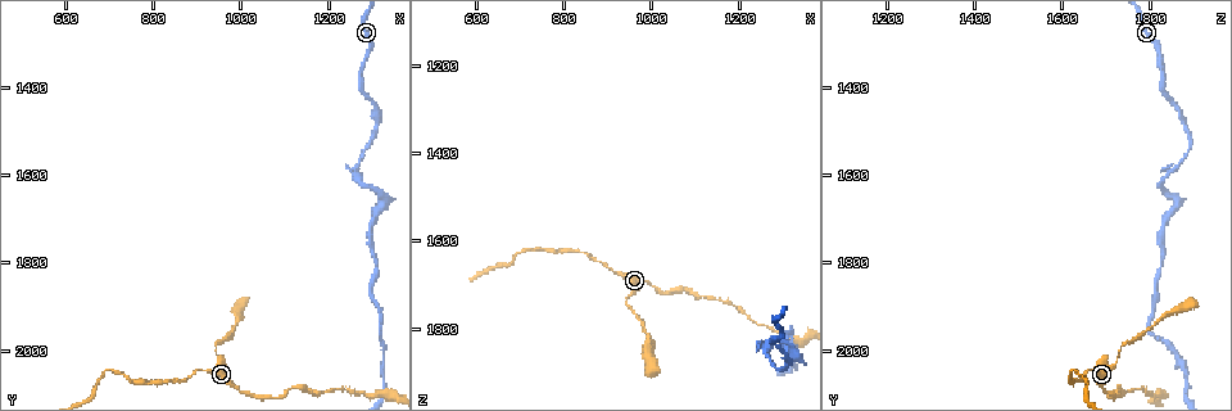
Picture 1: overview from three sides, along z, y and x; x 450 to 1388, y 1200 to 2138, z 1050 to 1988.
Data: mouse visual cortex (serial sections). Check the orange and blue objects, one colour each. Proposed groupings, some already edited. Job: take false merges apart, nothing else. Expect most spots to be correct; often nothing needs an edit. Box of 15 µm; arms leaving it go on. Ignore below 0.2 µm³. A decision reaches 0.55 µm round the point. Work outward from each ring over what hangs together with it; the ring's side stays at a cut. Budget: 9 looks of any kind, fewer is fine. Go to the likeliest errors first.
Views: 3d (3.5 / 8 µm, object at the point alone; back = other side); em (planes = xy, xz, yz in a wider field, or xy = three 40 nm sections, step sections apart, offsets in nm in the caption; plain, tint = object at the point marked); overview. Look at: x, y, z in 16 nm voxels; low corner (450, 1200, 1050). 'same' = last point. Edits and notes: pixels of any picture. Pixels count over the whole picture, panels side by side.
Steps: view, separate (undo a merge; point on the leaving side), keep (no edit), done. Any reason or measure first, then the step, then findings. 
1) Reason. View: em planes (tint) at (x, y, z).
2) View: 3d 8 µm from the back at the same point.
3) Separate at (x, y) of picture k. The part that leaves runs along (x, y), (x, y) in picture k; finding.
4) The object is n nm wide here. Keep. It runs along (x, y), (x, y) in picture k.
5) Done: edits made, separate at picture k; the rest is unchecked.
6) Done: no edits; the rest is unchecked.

Sharp bend. View: 3d 3.5 µm at (690, 2045, 1635).

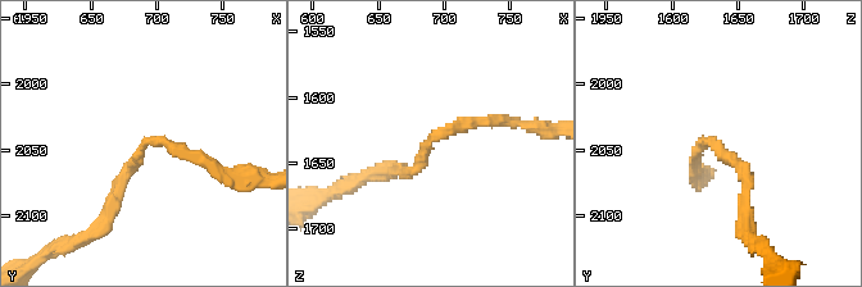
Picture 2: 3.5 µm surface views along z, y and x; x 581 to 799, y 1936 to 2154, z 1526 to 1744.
The arms are 150, 150 nm wide; now the EM. View: em planes (tint) at (692, 2044, 1630).

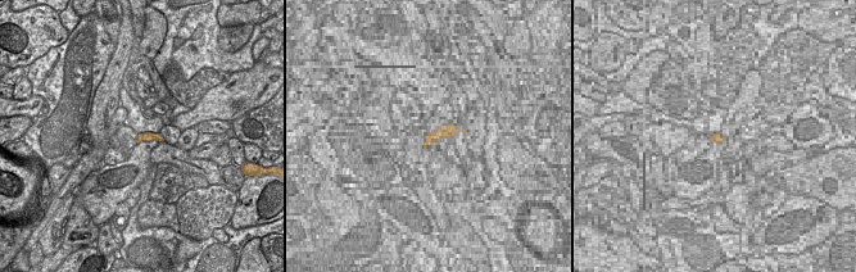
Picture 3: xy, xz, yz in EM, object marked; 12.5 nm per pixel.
Keep. It runs along (507, 122), (444, 128), (425, 162), (400, 168) in picture 2; continuous, no second cell.

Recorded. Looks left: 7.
Sharp bend. View: 3d 3.5 µm from the back at (1330, 1665, 1860).

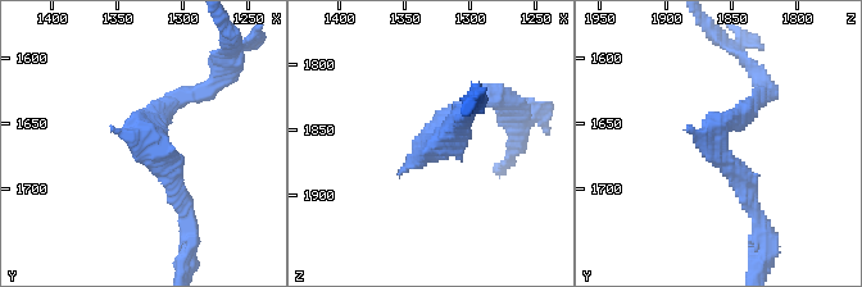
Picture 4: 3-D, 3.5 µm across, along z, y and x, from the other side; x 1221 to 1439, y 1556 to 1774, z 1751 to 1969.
Need the tissue. View: em xy step 1 (tint) at (1326, 1660, 1862).

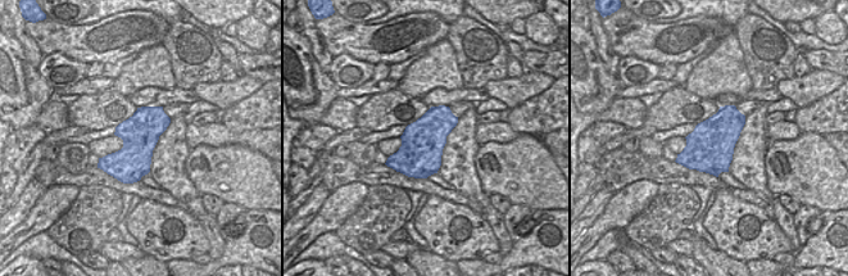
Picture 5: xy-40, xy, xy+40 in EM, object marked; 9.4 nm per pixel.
Keep. It runs along (762, 94), (713, 137), (752, 204) in picture 4; all the same cell.

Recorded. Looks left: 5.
Sharp bend. View: 3d 3.5 µm at (1320, 1950, 1800).

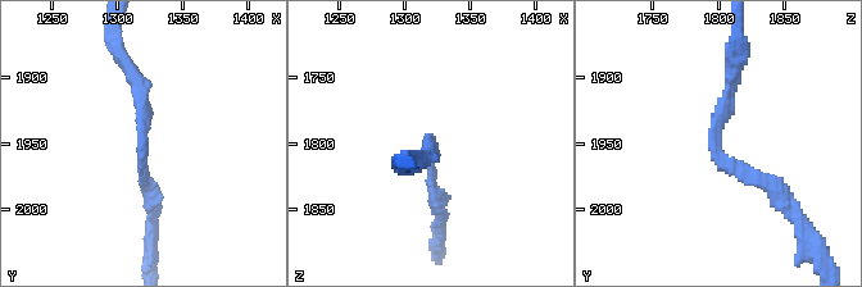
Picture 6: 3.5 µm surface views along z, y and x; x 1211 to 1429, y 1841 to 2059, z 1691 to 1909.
The arms are 150, 200 nm wide. View: em xy step 3 (tint) at (1320, 1952, 1796).

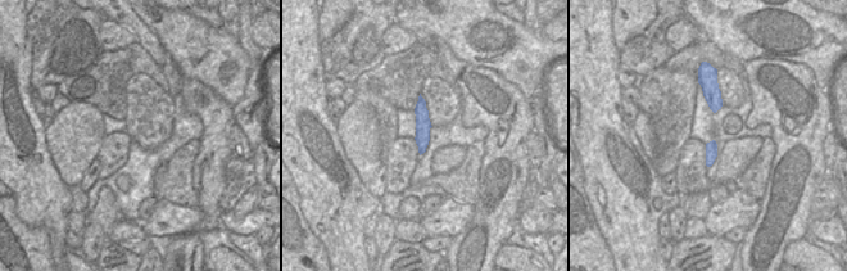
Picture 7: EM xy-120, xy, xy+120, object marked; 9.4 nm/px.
Keep. It runs along (421, 102), (421, 149) in picture 7; continuous, no second cell.

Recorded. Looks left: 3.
A narrow waist. View: 3d 8 µm at (1190, 2090, 1750).

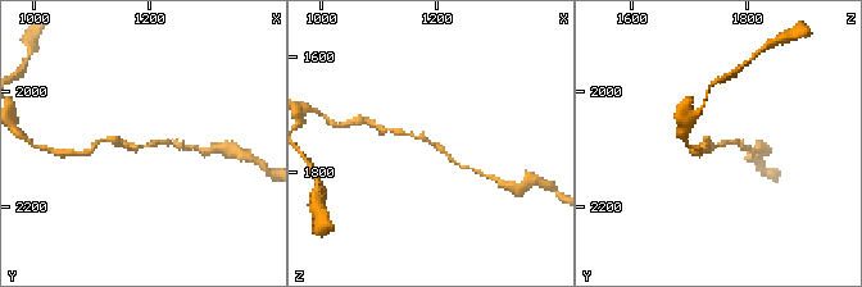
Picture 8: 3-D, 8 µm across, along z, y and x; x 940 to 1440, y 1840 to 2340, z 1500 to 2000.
Zoom in. View: 3d 3.5 µm at (1195, 2100, 1750).

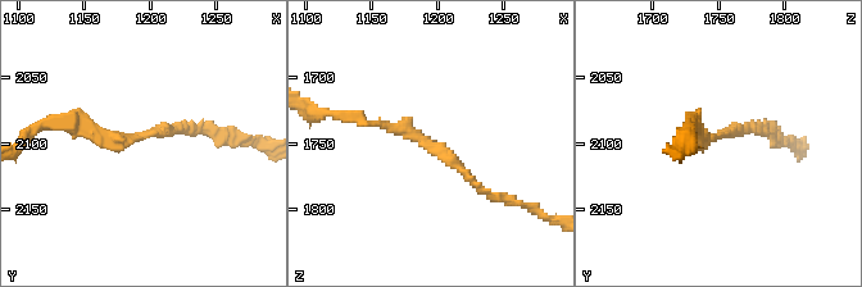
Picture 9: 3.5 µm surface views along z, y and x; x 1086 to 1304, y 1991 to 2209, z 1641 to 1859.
The arms are 100, 150 nm wide; need the tissue. View: em xy step 3 (tint) at (1198, 2096, 1750).

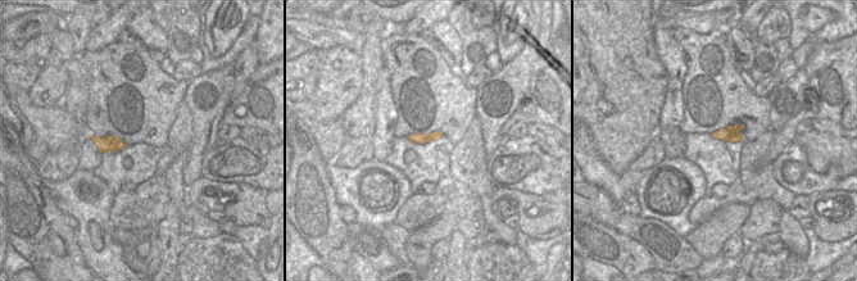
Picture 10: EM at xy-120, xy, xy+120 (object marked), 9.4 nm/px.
Keep. Continuous, no second cell.

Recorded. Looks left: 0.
Done: no edits; the rest is unchecked.

